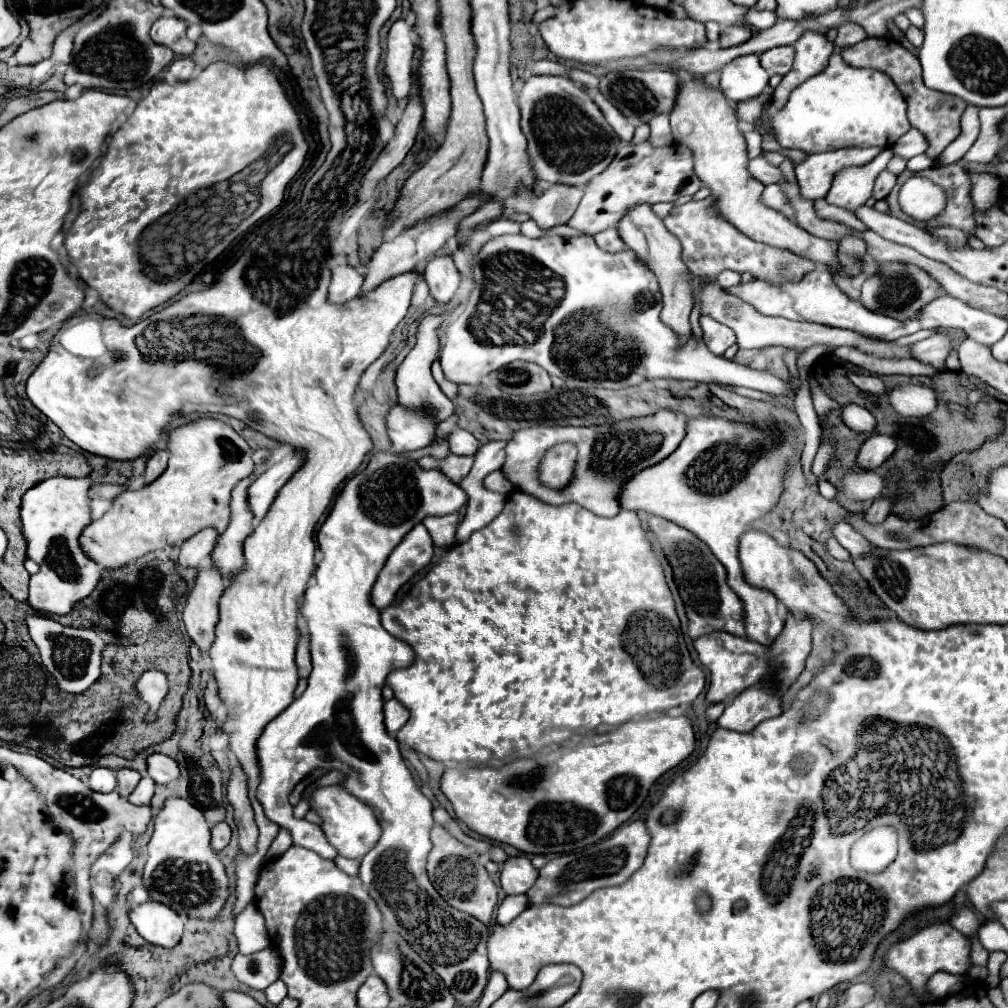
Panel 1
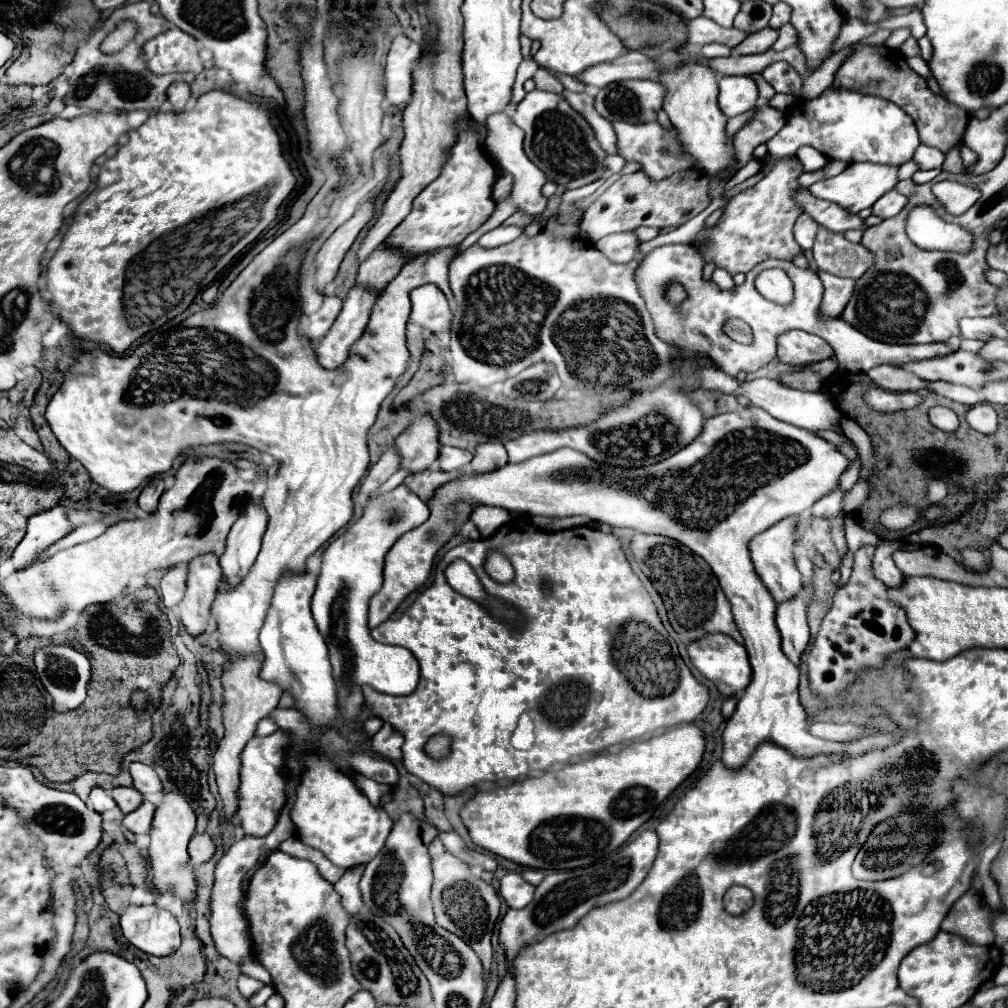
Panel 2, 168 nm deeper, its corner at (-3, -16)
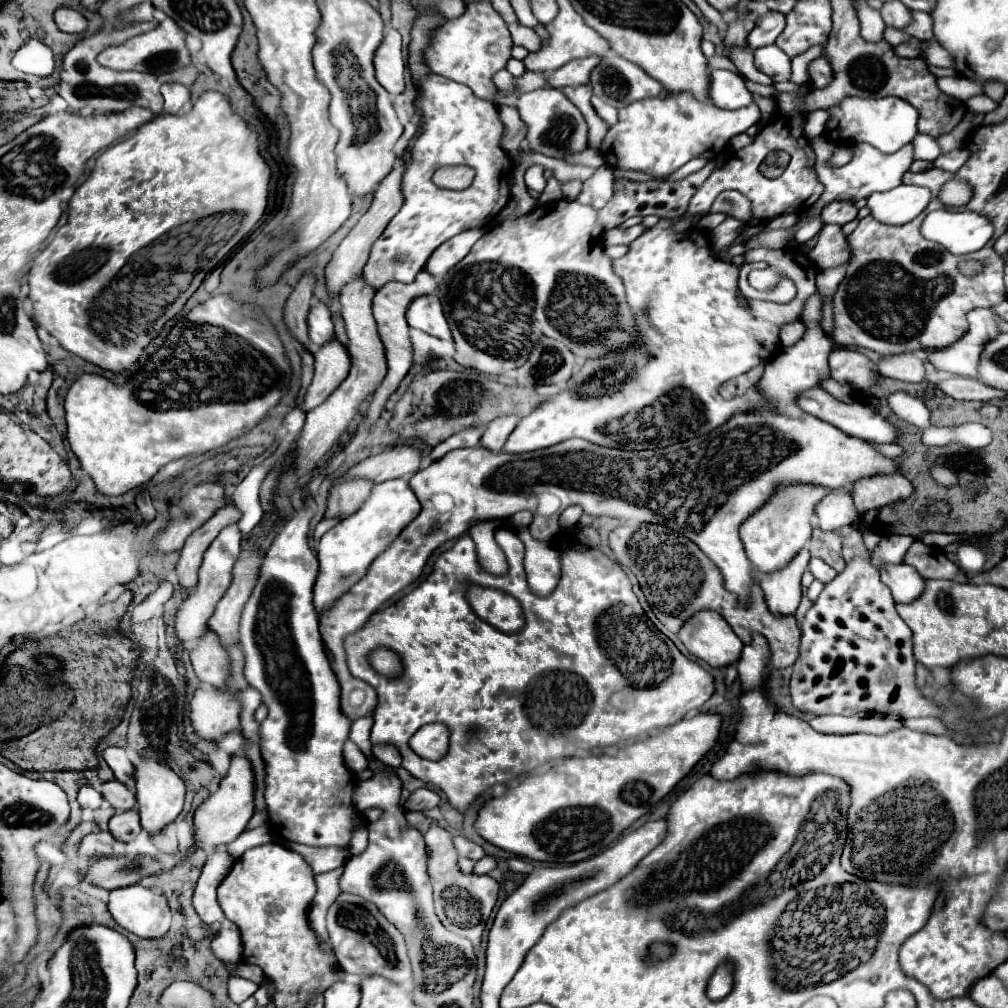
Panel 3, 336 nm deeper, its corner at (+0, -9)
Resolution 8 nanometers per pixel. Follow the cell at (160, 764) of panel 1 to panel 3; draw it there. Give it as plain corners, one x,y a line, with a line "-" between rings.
106,747
102,751
102,757
110,765
110,769
114,773
114,779
124,783
132,791
134,789
134,779
132,779
134,765
128,761
128,755
124,753
124,749
120,749
120,747

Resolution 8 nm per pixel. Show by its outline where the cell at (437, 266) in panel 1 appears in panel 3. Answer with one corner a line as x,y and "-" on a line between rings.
434,295
414,299
410,309
406,311
406,319
408,319
408,325
414,329
420,329
420,331
434,335
438,339
452,341
452,331
444,317
440,299

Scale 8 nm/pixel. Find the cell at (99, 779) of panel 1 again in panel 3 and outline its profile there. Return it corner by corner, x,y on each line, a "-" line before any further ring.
82,787
78,791
78,803
82,809
98,809
102,805
102,795
96,791
96,789
90,789
90,787

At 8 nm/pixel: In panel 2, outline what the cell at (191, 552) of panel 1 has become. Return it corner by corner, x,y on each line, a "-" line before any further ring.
187,566
171,568
161,580
161,602
165,608
173,608
183,600
187,584

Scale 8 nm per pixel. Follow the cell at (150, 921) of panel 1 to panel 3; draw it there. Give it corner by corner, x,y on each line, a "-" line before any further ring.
130,885
110,891
108,911
126,931
154,939
170,929
170,909
166,897
142,885

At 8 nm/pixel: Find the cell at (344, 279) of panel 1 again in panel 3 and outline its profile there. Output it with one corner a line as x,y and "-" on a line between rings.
314,301
310,313
308,313
308,329
310,329
310,339
318,347
330,343
334,339
334,323
330,317
330,309
322,301

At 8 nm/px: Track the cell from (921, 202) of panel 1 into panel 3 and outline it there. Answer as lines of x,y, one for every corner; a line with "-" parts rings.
938,209
926,215
922,235
954,255
968,255
982,249
992,239
994,225
976,211

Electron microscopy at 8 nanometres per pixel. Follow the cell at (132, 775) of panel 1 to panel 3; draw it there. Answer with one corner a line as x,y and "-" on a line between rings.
114,779
102,783
100,793
116,811
130,811
136,805
134,793
126,785
122,785
122,783
114,781

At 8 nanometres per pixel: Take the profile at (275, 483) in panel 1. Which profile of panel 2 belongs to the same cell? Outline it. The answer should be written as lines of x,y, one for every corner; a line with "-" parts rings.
261,498
257,502
247,502
241,510
241,516
233,524
227,540
227,550
219,558
223,576
229,580
231,586
235,586
253,566
263,534
267,530
267,512
261,504

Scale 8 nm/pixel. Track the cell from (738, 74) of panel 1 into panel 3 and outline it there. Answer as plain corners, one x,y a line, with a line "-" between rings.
712,71
710,73
708,97
710,97
712,105
716,105
720,109
740,109
740,107
746,107
746,105
752,103
752,93
746,89
744,79
734,71

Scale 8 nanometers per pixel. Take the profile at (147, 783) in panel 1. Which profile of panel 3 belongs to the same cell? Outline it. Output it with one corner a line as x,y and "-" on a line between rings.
136,811
116,813
116,815
108,821
108,829
110,829
112,837
114,837
116,841
122,841
122,843
132,841
132,839
142,831

